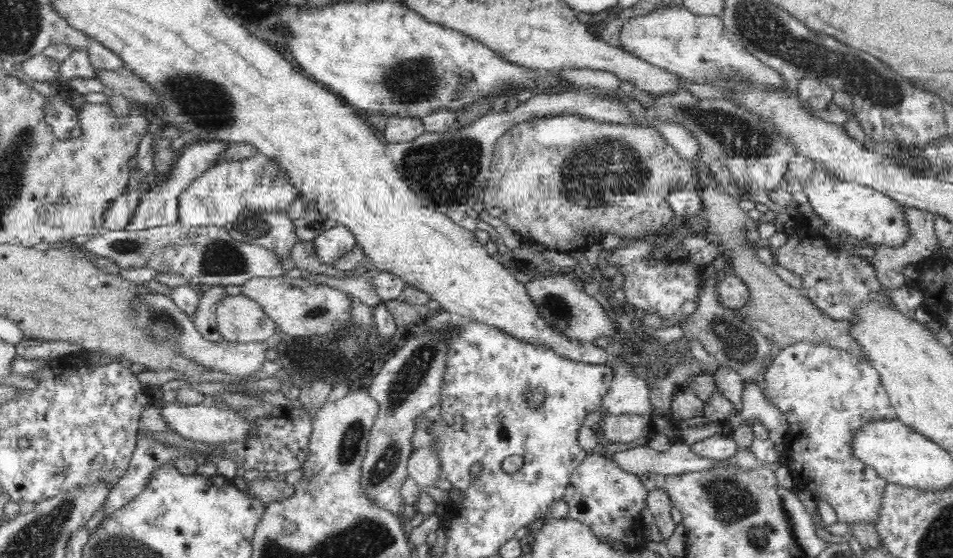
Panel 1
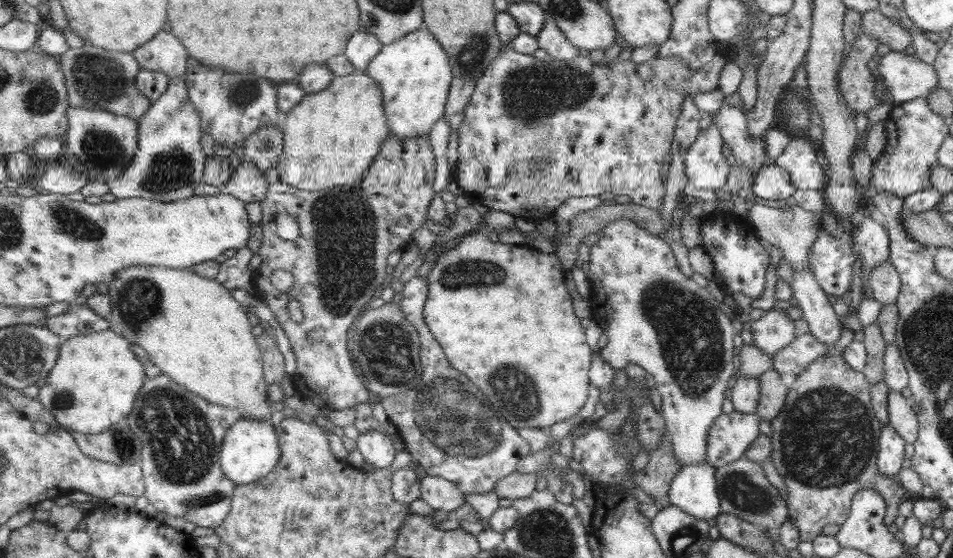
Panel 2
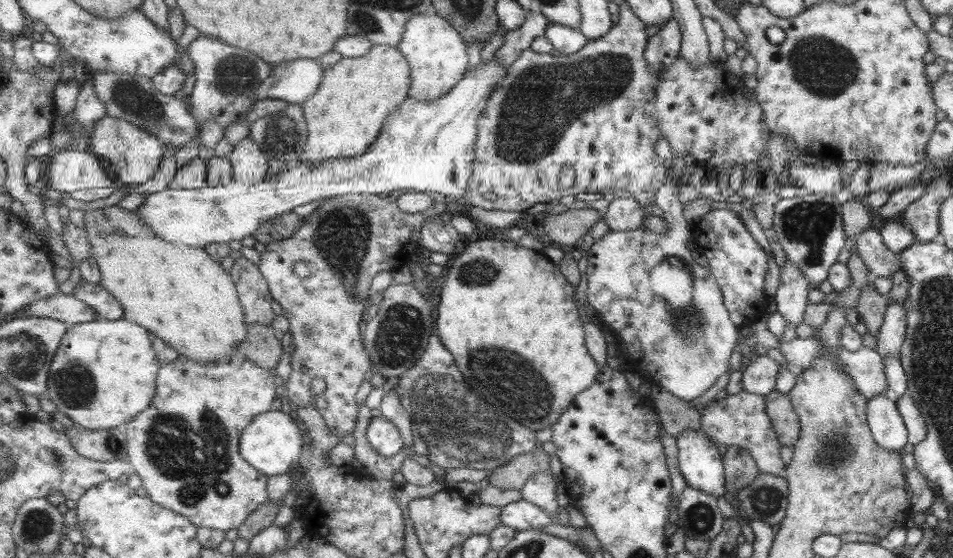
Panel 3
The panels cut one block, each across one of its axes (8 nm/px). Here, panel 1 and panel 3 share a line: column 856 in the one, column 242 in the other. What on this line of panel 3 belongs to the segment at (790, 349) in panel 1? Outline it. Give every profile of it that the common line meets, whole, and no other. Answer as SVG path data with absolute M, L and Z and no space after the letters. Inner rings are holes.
M234 349L230 358L216 364L199 364L181 355L163 366L156 382L153 404L123 427L128 438L127 460L142 480L148 497L163 508L188 517L197 527L231 532L238 530L252 512L267 503L269 476L241 456L240 438L244 428L257 415L277 406L281 389L275 385L273 377L273 372L255 364L238 349Z

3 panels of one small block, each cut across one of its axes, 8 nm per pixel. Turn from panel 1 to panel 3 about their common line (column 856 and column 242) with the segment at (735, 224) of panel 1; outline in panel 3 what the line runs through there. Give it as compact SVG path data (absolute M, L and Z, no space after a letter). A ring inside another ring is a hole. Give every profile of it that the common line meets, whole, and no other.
M248 324L248 338L238 344L237 349L255 364L271 372L279 366L283 356L283 346L273 328L263 324Z

